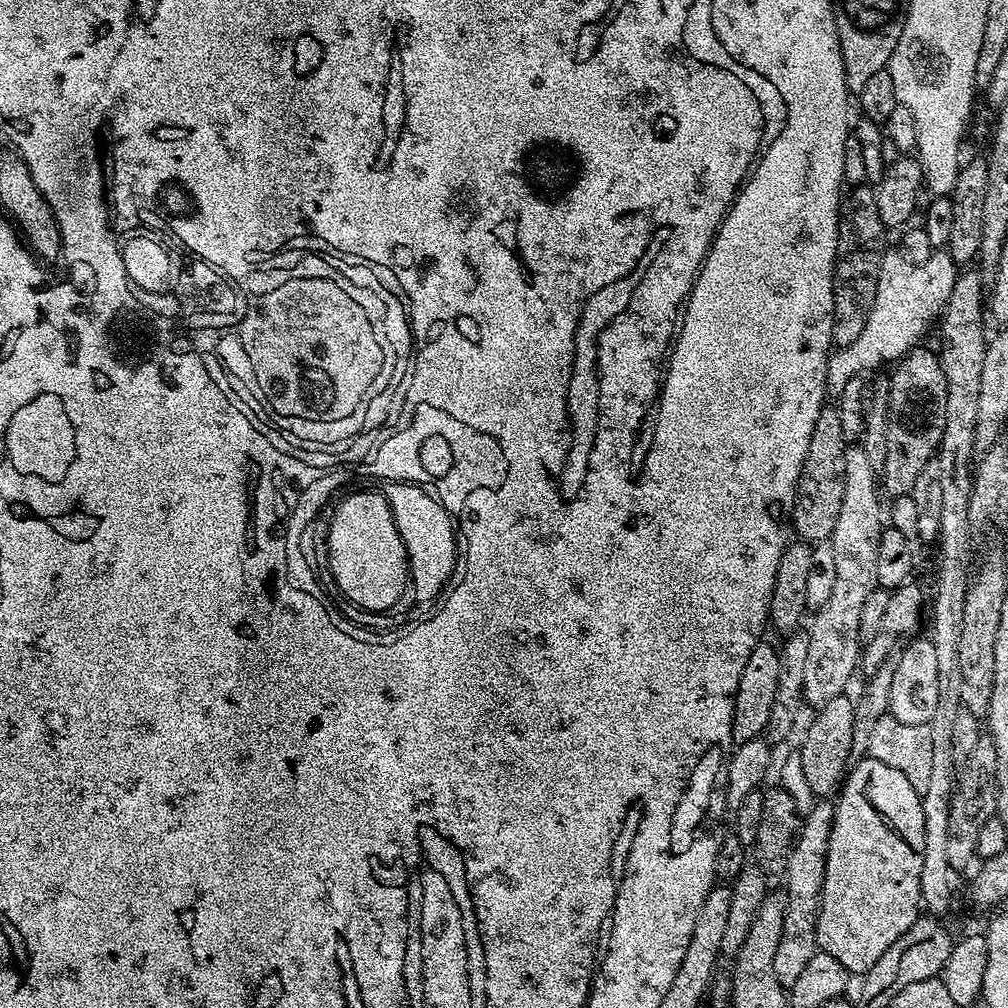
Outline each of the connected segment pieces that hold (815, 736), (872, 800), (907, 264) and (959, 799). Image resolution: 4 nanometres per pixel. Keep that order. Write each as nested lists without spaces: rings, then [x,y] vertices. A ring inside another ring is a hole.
[[[845,694],[826,702],[826,706],[819,708],[816,717],[809,722],[804,741],[800,744],[800,776],[805,786],[813,792],[813,797],[831,797],[841,787],[850,768],[855,713],[853,697]]]
[[[860,758],[847,773],[839,796],[840,801],[837,799],[834,804],[836,813],[826,854],[816,946],[819,951],[830,954],[830,958],[838,958],[850,974],[863,974],[869,972],[874,962],[878,962],[878,958],[882,958],[882,954],[886,954],[886,950],[890,950],[890,946],[894,946],[894,942],[898,942],[898,938],[902,938],[902,934],[906,934],[906,930],[910,930],[922,915],[920,879],[926,838],[921,793],[916,792],[898,770],[886,766],[886,762]]]
[[[898,250],[885,251],[882,266],[879,267],[878,293],[875,295],[874,307],[866,318],[865,329],[857,337],[857,341],[850,342],[848,346],[836,348],[828,358],[827,386],[825,393],[831,399],[839,399],[844,390],[844,385],[855,376],[865,375],[868,372],[886,362],[896,362],[906,356],[910,347],[916,342],[929,326],[941,315],[942,309],[947,303],[950,292],[958,275],[958,266],[950,258],[946,250],[933,251],[925,263],[912,263]]]
[[[982,734],[974,745],[970,758],[962,762],[952,789],[950,800],[950,830],[948,831],[948,857],[950,866],[964,870],[971,860],[977,859],[978,833],[986,818],[996,815],[996,751],[991,735]]]

